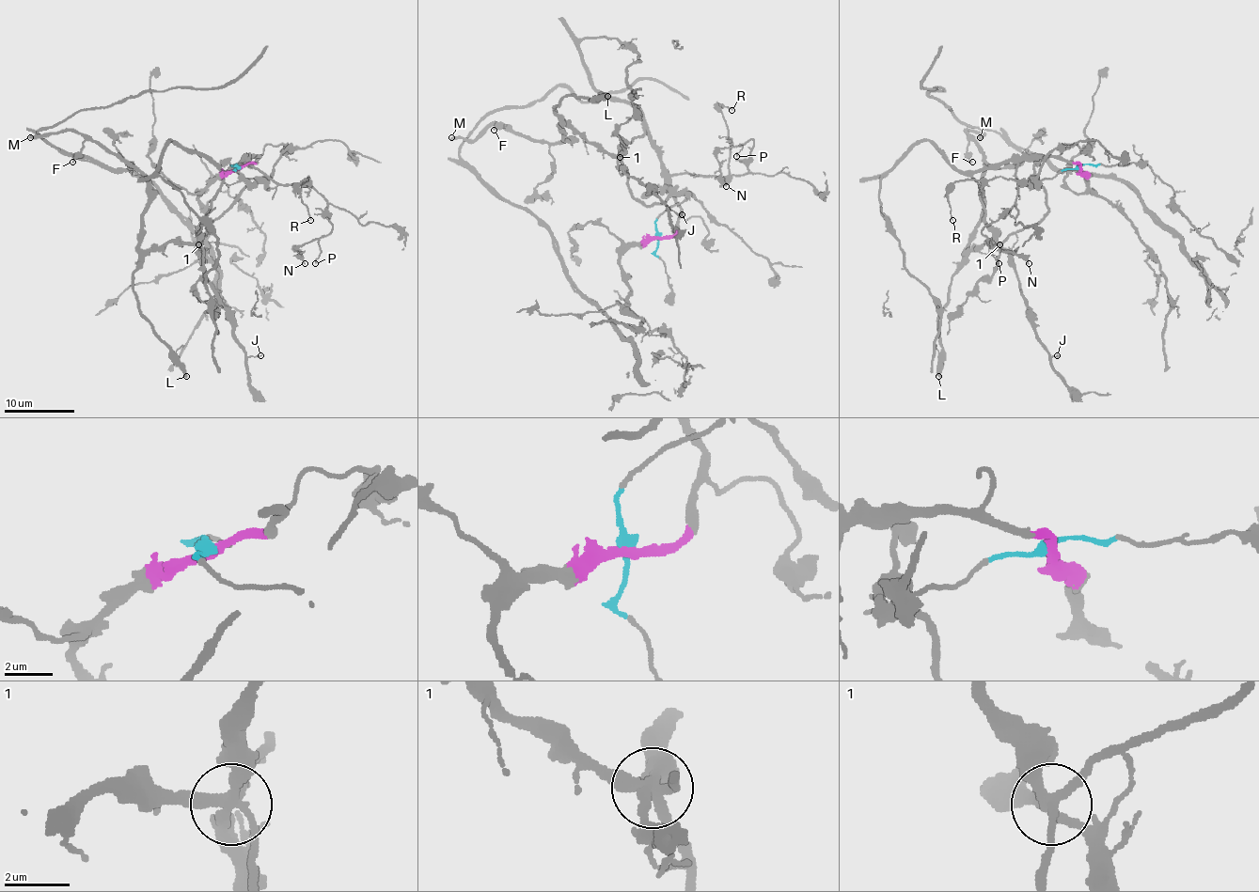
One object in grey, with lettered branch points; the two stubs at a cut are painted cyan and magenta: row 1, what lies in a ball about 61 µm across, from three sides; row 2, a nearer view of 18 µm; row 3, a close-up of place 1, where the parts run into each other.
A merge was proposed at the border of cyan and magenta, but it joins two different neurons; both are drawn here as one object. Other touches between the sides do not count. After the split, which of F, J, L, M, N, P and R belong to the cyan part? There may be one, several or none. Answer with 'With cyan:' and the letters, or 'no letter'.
With cyan: F, L, M

